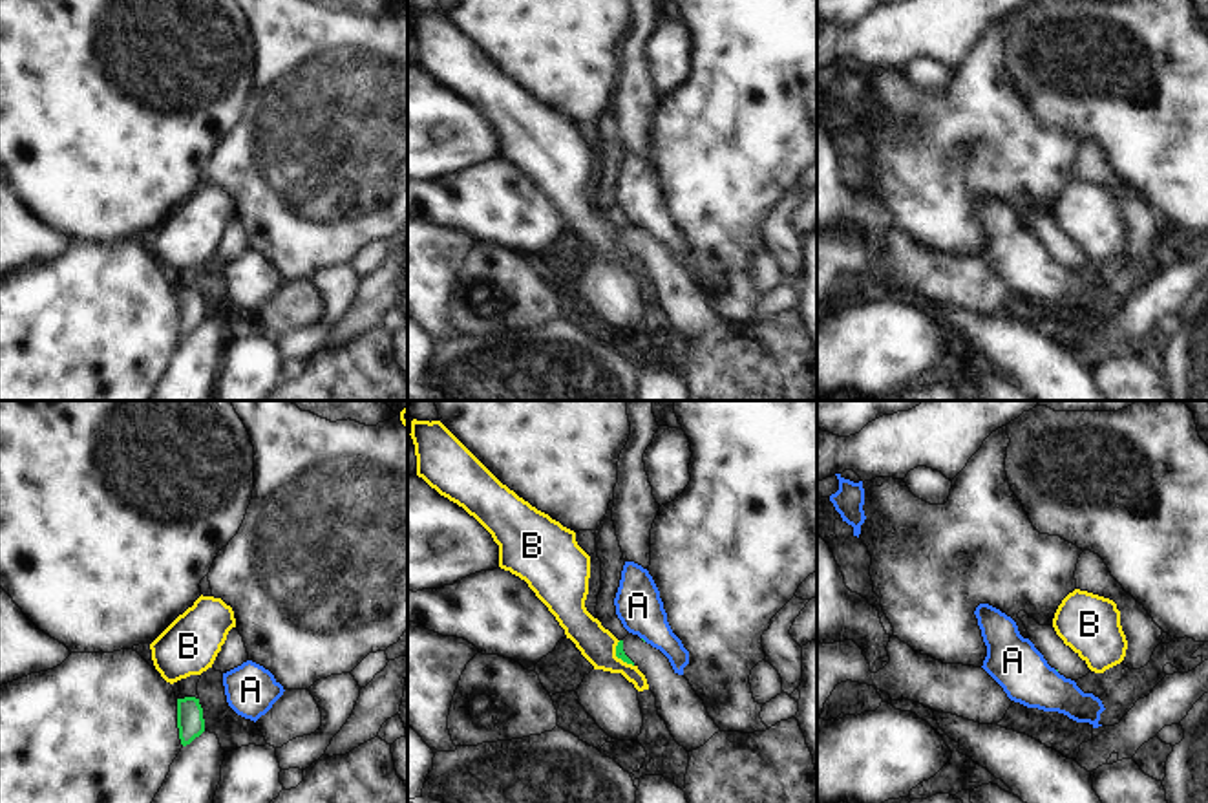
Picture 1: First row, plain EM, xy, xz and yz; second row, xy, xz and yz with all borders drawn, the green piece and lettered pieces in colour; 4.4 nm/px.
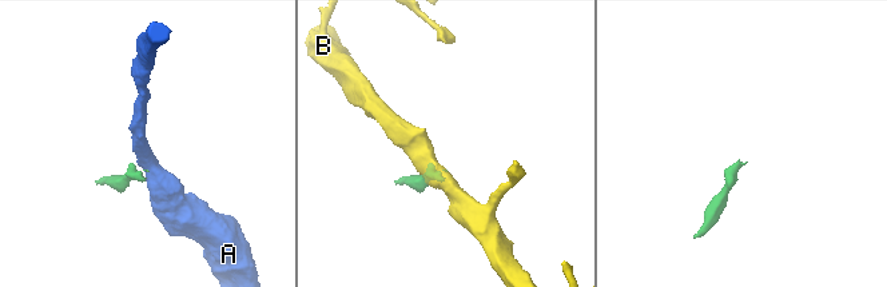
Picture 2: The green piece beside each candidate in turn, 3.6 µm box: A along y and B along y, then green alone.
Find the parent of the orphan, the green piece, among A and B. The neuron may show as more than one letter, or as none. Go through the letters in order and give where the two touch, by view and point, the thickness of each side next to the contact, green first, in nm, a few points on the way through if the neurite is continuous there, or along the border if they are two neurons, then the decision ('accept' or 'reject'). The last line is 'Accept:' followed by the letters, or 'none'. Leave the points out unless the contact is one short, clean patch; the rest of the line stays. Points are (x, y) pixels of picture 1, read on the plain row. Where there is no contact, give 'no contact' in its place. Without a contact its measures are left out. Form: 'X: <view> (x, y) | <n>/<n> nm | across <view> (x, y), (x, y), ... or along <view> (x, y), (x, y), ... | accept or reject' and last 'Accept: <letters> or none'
A: no contact | reject
B: xz (618, 247) | 50/160 nm | along xz (618, 231), (616, 246), (633, 256) | reject
Accept: none

